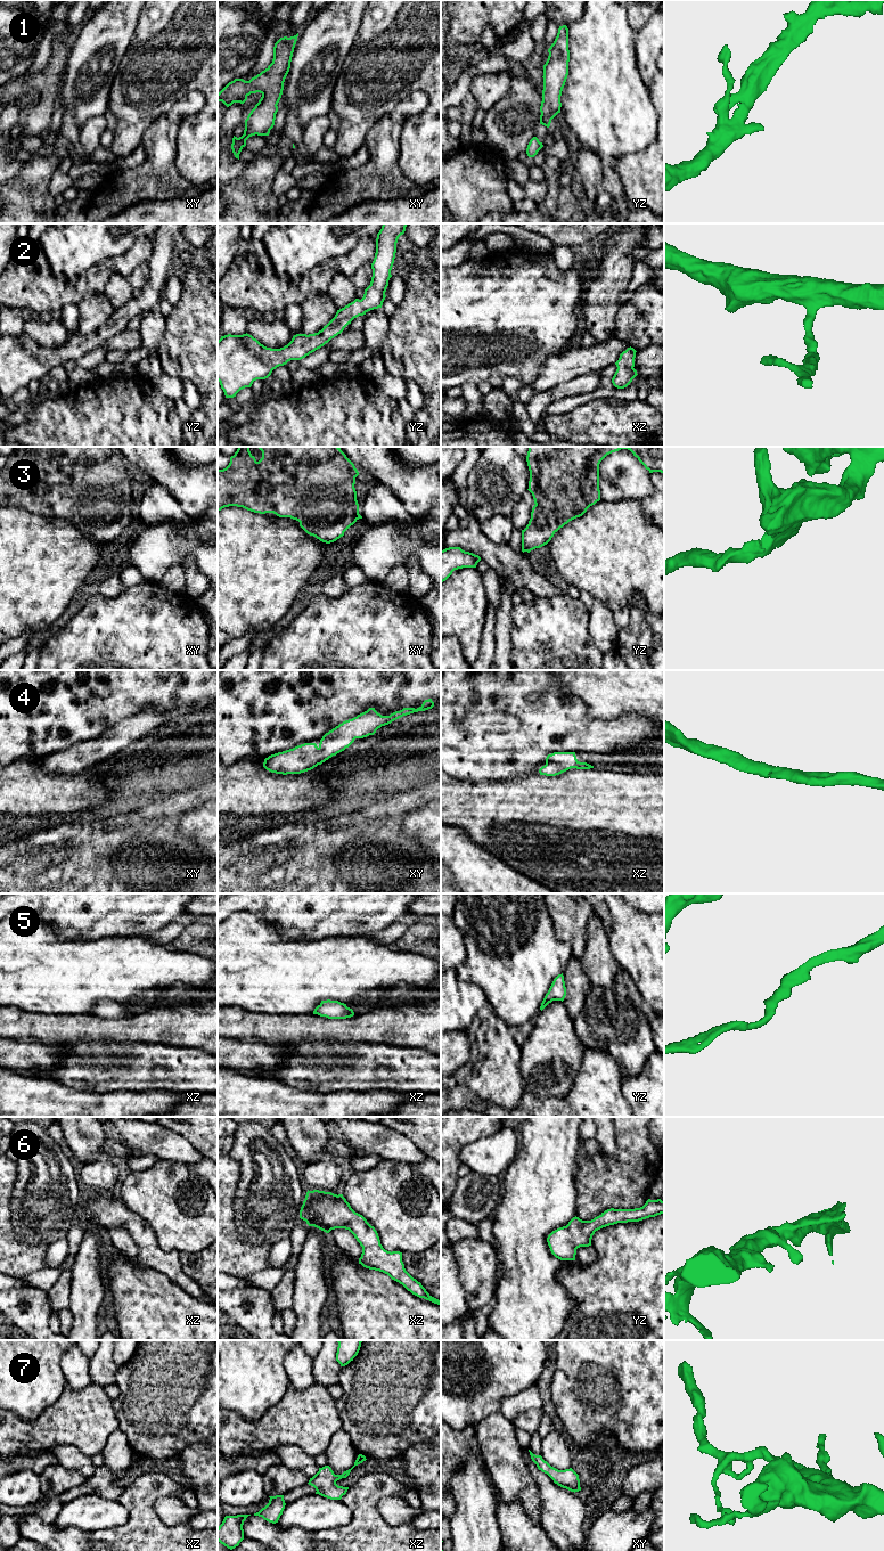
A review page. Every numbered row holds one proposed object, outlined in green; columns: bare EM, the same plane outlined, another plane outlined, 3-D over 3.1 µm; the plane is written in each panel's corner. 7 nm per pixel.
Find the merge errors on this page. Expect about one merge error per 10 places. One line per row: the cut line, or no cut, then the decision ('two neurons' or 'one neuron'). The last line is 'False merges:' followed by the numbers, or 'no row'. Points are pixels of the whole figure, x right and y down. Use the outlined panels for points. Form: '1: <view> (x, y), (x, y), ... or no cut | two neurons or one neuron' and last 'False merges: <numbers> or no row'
1: no cut | one neuron
2: no cut | one neuron
3: no cut | one neuron
4: no cut | one neuron
5: no cut | one neuron
6: no cut | one neuron
7: no cut | one neuron
False merges: no row

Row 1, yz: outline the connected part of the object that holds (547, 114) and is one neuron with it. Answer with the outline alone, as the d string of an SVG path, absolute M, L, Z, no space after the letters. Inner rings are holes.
M559 26L554 43L548 49L549 56L543 65L543 90L540 106L540 124L549 128L551 120L560 113L560 96L568 75L568 28Z

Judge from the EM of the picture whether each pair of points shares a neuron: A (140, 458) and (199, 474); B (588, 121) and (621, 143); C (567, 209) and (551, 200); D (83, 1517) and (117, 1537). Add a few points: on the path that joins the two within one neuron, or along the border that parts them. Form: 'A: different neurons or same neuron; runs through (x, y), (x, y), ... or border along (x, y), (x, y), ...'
A: same neuron; runs through (155, 462), (170, 475), (185, 475)
B: same neuron; runs through (596, 121), (599, 121), (613, 135)
C: different neurons; border along (561, 186), (555, 211)
D: different neurons; border along (128, 1518), (119, 1526), (92, 1531), (75, 1528)

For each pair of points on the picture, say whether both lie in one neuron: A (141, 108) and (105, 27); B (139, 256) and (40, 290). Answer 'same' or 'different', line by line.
A: different
B: same

